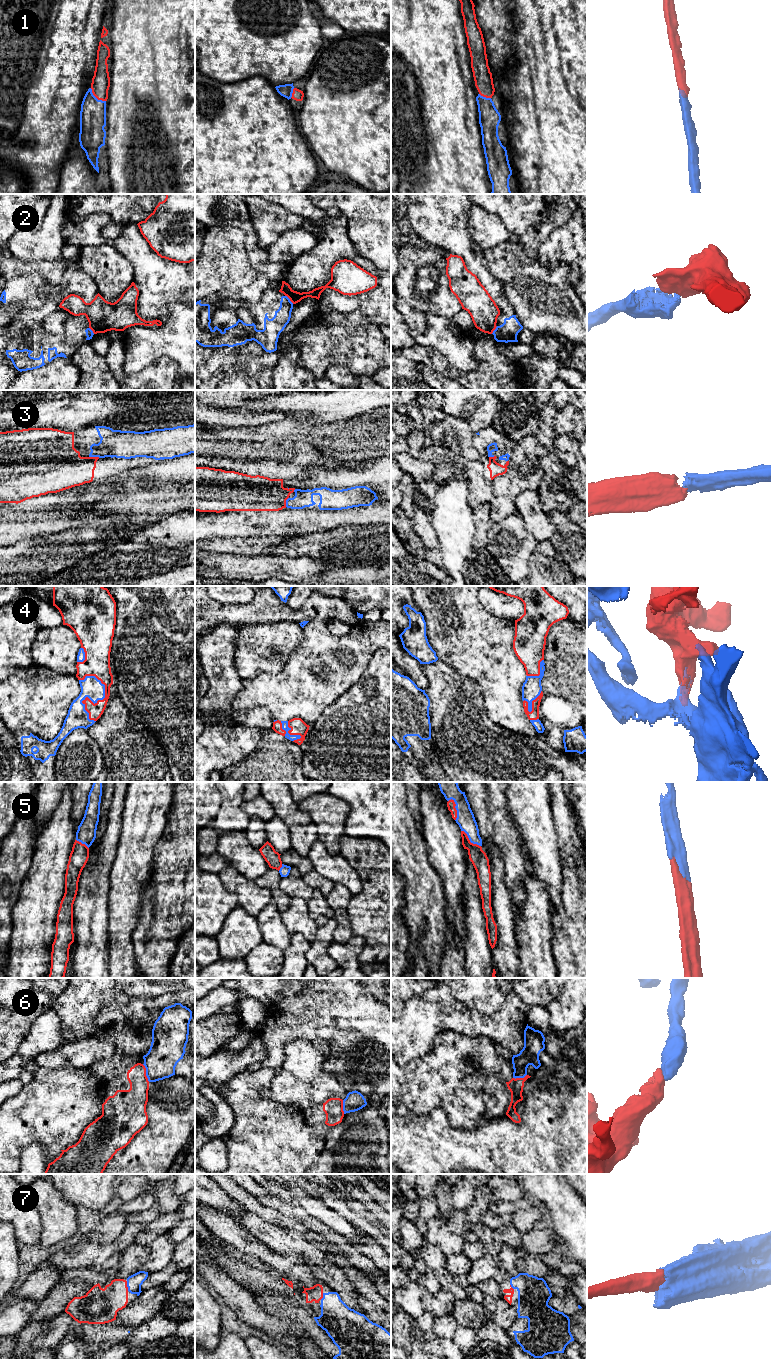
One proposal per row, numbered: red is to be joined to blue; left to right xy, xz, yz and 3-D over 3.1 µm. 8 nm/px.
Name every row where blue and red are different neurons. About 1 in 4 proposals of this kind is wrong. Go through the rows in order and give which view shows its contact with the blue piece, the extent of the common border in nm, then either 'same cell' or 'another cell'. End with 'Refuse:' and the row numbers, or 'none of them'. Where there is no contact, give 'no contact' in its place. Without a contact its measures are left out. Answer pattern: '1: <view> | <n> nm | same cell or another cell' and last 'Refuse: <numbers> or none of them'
1: xy | 170 nm | same cell
2: xz | 100 nm | another cell
3: xy | 90 nm | same cell
4: xy | 380 nm | same cell
5: yz | 190 nm | same cell
6: xy | 160 nm | another cell
7: xy | 80 nm | same cell
Refuse: 2, 6

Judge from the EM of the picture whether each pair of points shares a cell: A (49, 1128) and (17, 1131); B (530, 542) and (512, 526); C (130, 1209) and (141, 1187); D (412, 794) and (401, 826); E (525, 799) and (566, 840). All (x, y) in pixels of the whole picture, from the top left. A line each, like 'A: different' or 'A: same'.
A: same
B: same
C: different
D: different
E: different

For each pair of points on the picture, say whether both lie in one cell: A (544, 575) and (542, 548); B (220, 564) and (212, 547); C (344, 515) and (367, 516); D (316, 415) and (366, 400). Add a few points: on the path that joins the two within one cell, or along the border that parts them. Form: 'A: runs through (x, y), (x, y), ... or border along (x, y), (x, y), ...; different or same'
A: runs through (544, 568), (544, 555); same
B: border along (211, 553), (236, 553), (238, 555); different
C: runs through (350, 516), (361, 516); same
D: runs through (328, 406), (335, 405), (343, 400), (354, 400); same

